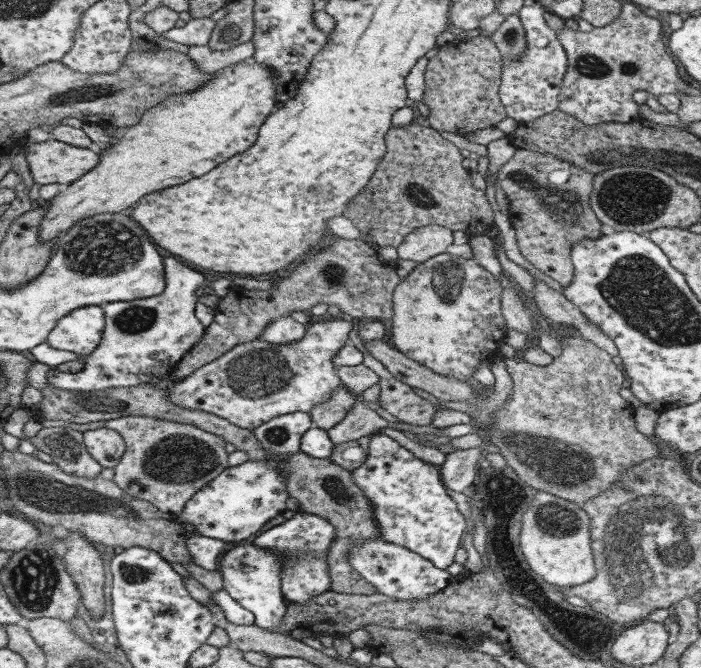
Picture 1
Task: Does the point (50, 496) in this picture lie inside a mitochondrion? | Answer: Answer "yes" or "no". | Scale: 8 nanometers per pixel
yes

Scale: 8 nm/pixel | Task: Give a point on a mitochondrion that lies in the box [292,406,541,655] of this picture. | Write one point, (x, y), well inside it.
(511, 496)

